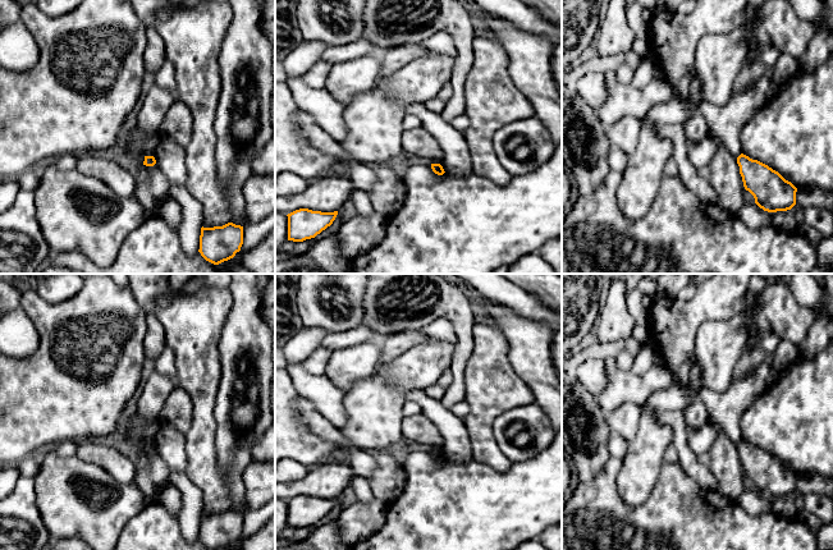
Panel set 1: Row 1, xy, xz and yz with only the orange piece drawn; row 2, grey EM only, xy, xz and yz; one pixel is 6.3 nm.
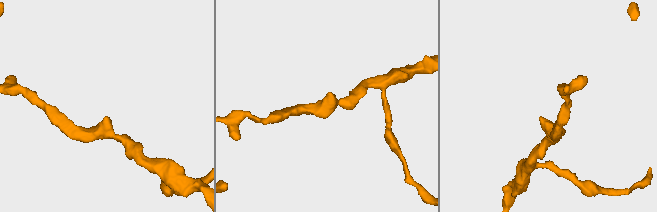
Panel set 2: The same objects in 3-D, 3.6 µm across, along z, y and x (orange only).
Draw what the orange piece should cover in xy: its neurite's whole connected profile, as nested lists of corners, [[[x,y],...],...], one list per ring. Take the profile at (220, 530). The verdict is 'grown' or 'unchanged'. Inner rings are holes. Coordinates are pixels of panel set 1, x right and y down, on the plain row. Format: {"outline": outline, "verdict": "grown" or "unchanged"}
{"outline": [[[228,509],[223,513],[201,514],[201,542],[211,550],[221,550],[235,542],[243,531],[243,513]]], "verdict": "unchanged"}

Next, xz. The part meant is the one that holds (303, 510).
{"outline": [[[299,495],[288,500],[288,527],[303,528],[315,524],[333,510],[338,501],[334,499]]], "verdict": "unchanged"}

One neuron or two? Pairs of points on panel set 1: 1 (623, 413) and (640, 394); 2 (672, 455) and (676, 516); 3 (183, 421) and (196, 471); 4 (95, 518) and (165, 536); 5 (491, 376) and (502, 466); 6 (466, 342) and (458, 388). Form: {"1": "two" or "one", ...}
{"1": "two", "2": "two", "3": "two", "4": "two", "5": "one", "6": "one"}

